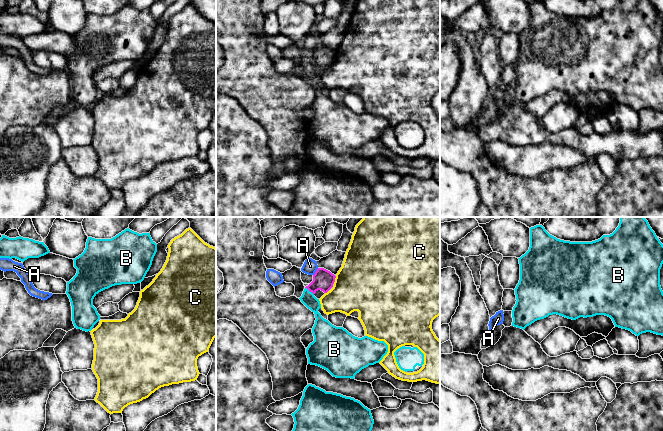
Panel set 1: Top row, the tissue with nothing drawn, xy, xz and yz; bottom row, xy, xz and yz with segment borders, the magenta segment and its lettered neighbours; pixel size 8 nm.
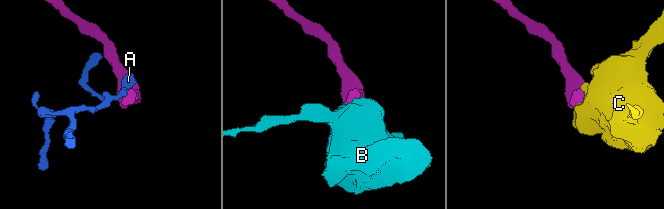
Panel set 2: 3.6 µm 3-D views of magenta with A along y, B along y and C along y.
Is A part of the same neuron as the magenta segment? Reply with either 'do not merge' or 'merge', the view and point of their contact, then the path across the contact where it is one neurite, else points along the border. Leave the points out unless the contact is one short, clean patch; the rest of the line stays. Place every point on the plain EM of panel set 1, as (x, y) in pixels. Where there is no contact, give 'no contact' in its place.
do not merge | xz (315, 48) | along xz (318, 44), (313, 51)

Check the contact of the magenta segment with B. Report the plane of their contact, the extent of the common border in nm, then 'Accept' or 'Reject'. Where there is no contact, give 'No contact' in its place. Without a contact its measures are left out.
Touches magenta in xz. Shared border 90 nm. Accept

